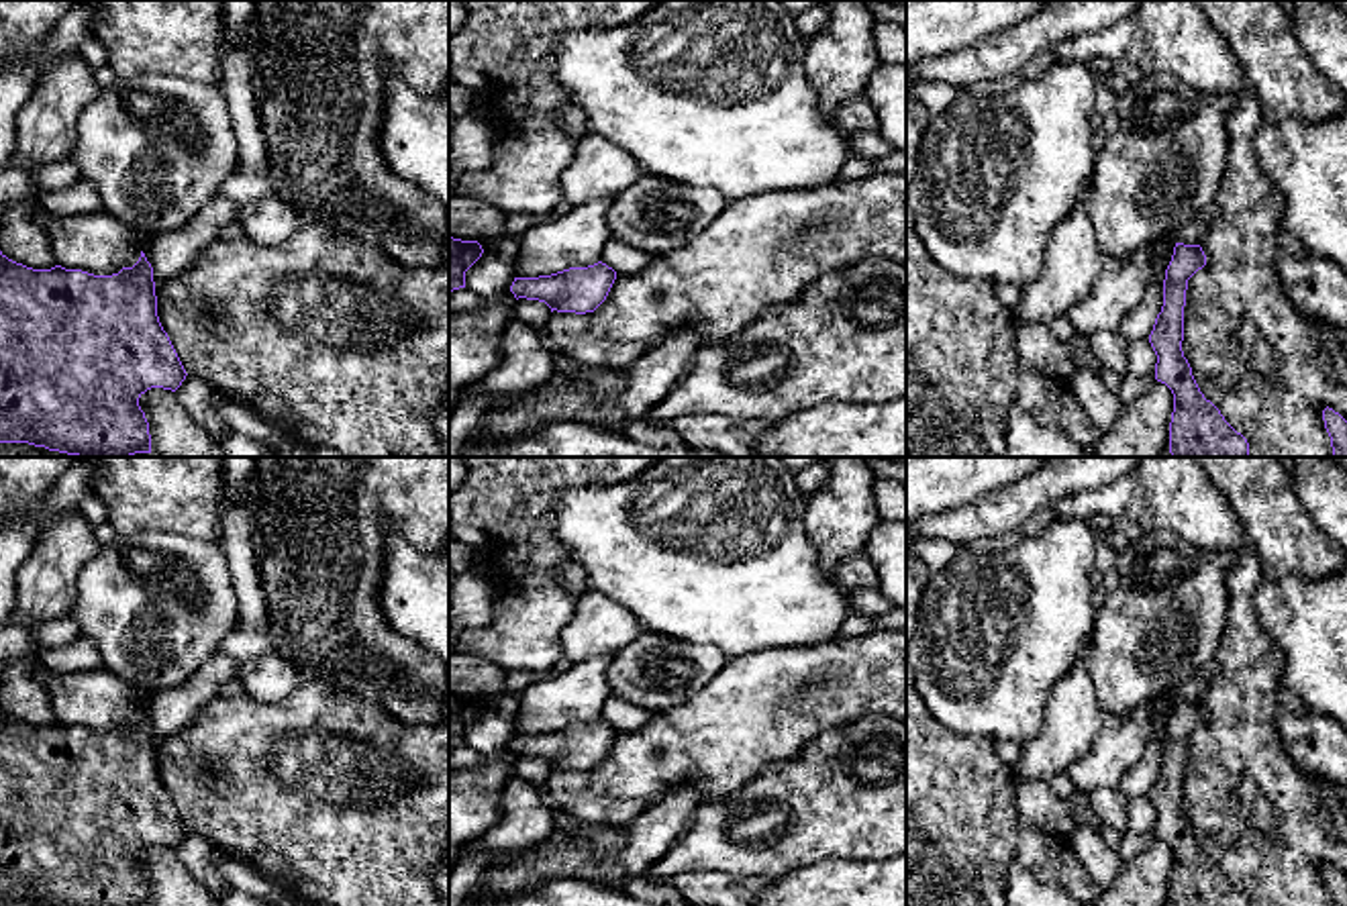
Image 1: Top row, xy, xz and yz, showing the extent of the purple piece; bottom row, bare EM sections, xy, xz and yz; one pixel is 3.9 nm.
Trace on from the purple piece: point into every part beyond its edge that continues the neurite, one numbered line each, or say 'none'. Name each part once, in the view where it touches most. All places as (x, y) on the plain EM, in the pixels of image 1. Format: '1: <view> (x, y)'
none

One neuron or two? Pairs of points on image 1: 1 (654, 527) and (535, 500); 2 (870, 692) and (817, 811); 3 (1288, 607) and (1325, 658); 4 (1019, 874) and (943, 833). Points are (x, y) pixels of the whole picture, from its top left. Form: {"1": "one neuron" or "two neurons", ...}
{"1": "two neurons", "2": "two neurons", "3": "one neuron", "4": "two neurons"}

